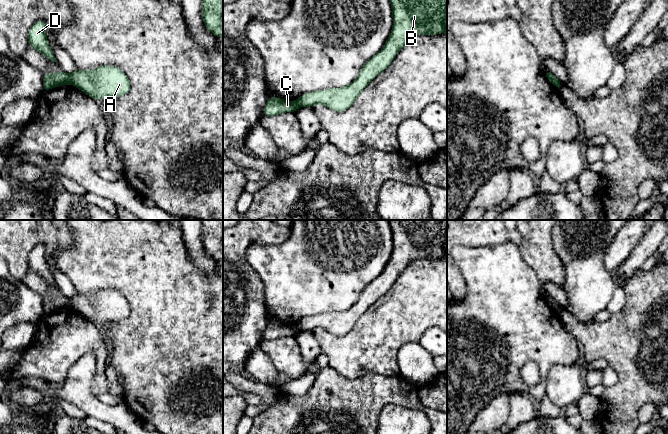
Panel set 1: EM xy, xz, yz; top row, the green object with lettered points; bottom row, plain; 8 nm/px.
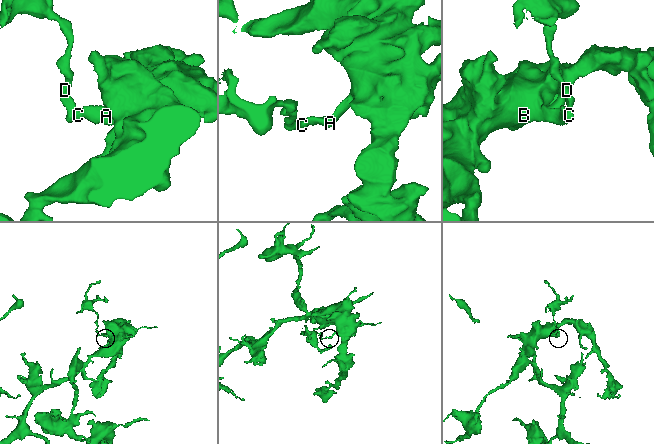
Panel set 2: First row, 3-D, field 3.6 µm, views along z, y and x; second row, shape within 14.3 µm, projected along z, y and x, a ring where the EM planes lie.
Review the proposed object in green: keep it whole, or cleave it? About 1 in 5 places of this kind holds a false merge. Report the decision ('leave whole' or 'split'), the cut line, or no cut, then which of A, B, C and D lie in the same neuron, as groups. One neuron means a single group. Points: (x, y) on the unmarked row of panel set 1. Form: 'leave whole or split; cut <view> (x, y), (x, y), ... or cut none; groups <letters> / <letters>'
split; cut xy (69, 299), (72, 307); groups A B / C D

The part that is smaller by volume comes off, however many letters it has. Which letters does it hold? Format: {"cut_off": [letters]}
{"cut_off": ["C", "D"]}

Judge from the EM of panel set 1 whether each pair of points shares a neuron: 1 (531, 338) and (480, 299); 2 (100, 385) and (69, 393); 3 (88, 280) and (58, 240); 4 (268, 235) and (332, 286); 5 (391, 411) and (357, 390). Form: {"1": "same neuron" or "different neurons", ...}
{"1": "same neuron", "2": "different neurons", "3": "different neurons", "4": "different neurons", "5": "different neurons"}

